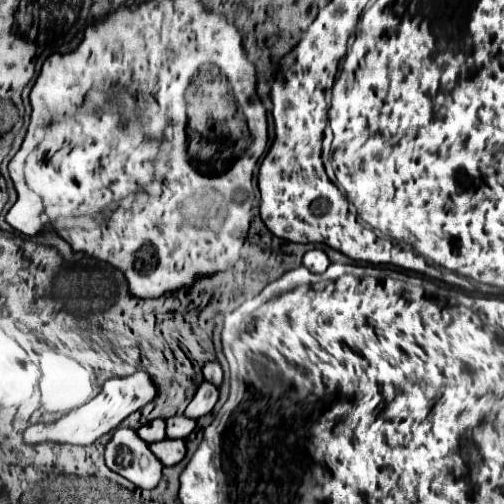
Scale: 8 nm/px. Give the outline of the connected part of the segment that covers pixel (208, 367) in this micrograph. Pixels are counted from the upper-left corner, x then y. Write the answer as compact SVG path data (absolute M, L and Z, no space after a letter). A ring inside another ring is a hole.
M211 361L211 363L205 363L203 365L203 379L205 381L211 381L213 385L221 385L223 371L221 371L221 367L219 367L217 361Z

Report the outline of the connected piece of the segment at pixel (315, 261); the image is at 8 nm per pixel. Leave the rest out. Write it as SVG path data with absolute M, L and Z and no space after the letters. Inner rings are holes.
M311 249L305 253L303 257L303 265L311 271L311 273L323 273L329 267L329 257L321 251L321 249Z

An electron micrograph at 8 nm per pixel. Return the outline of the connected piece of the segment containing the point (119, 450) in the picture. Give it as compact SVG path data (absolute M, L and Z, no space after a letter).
M117 427L113 431L105 447L105 465L141 489L153 489L163 471L161 461L129 427Z

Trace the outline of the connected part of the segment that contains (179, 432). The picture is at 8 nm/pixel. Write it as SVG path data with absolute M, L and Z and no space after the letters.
M183 415L169 417L165 423L167 423L165 431L167 431L169 439L185 439L195 429L195 421L189 417L183 417Z

